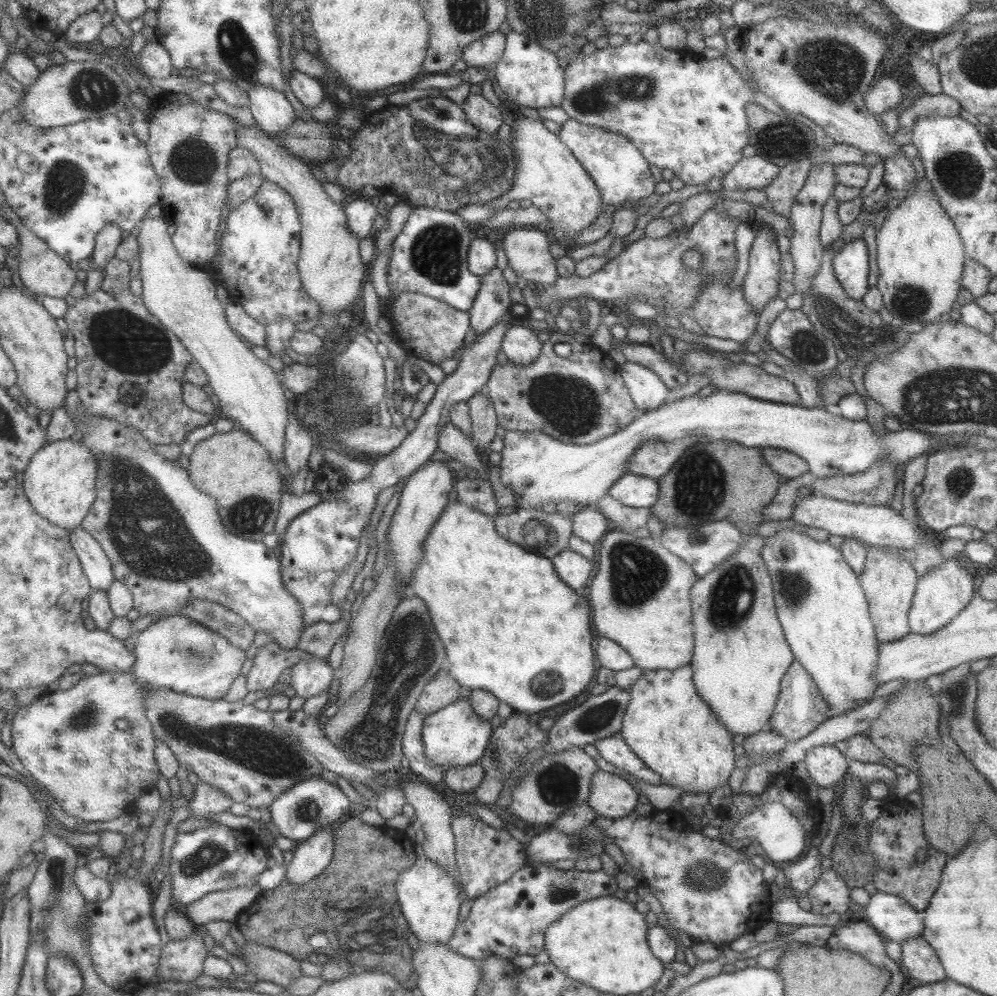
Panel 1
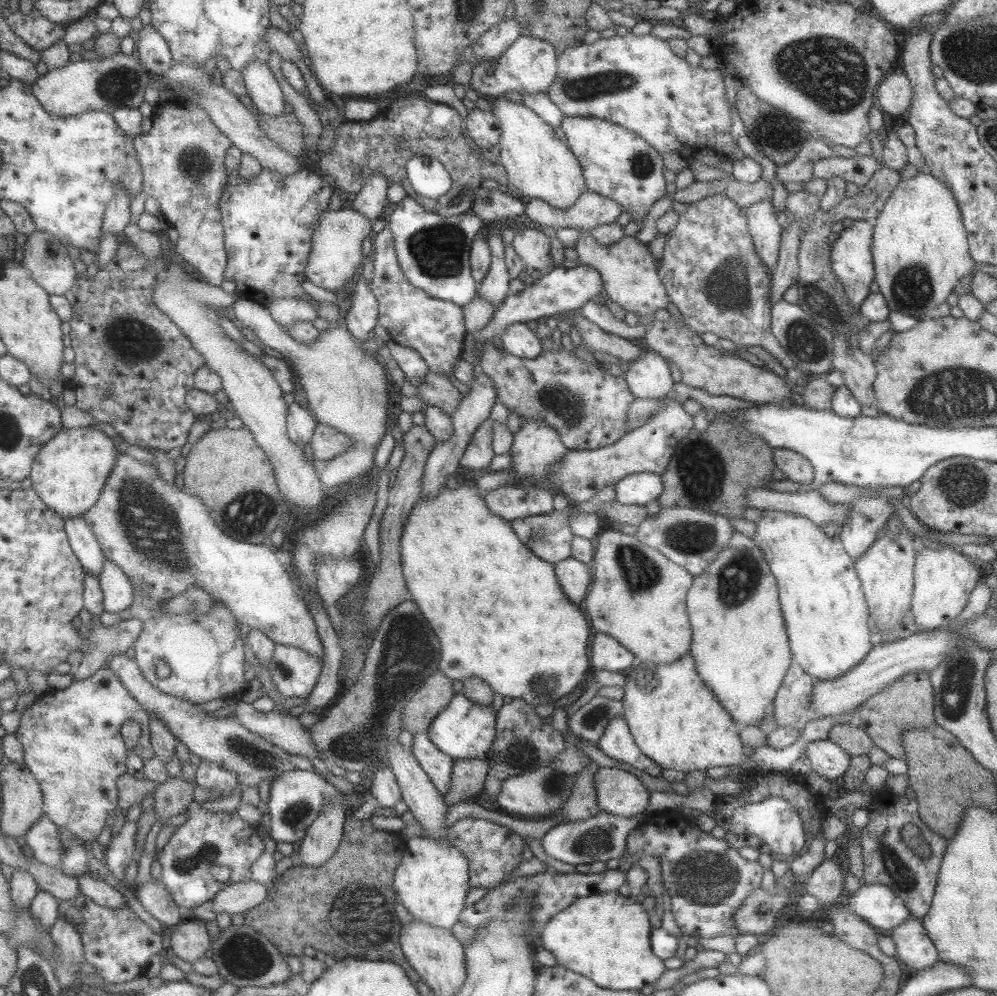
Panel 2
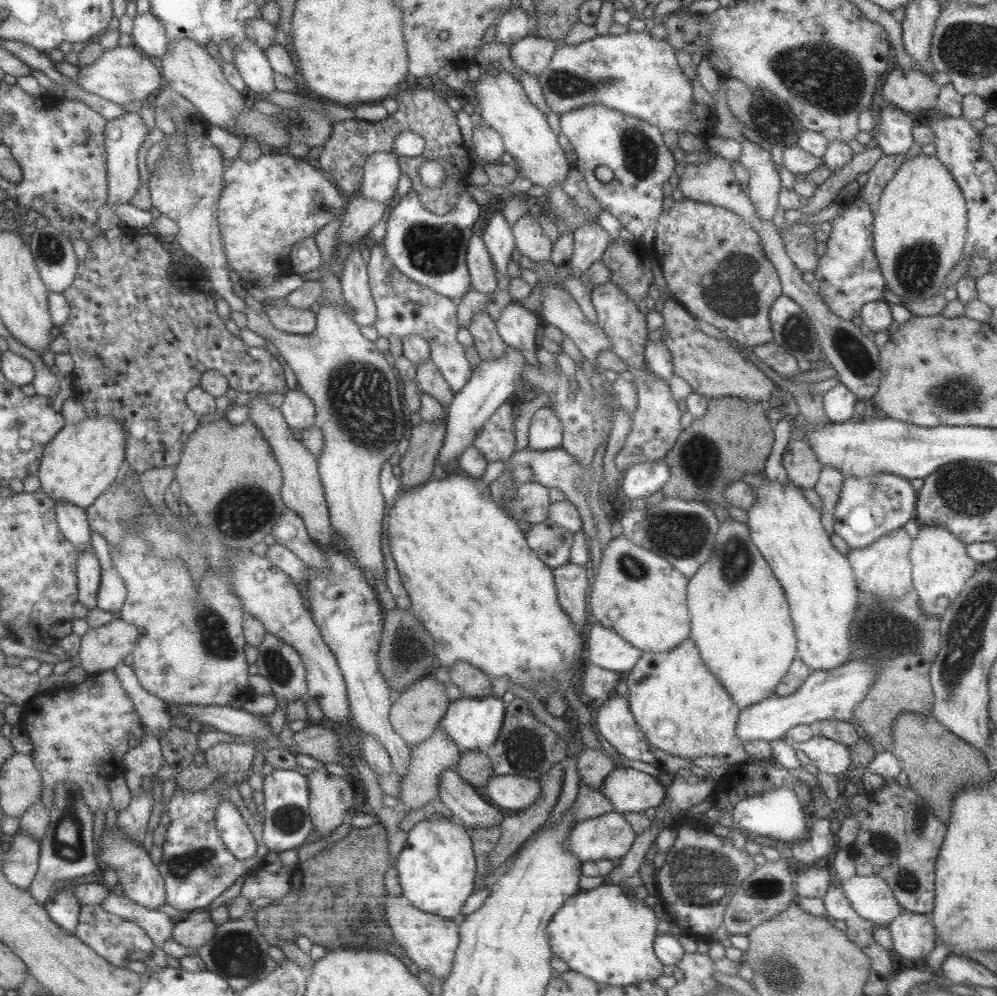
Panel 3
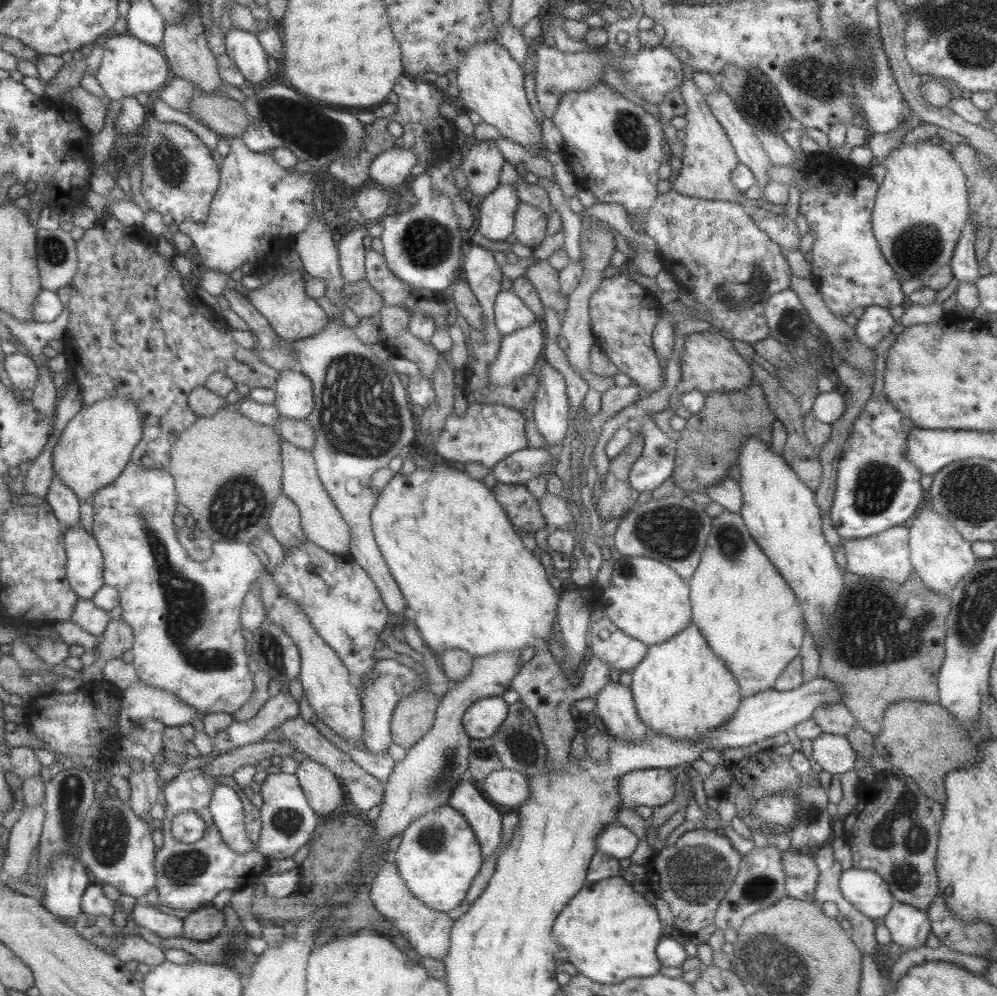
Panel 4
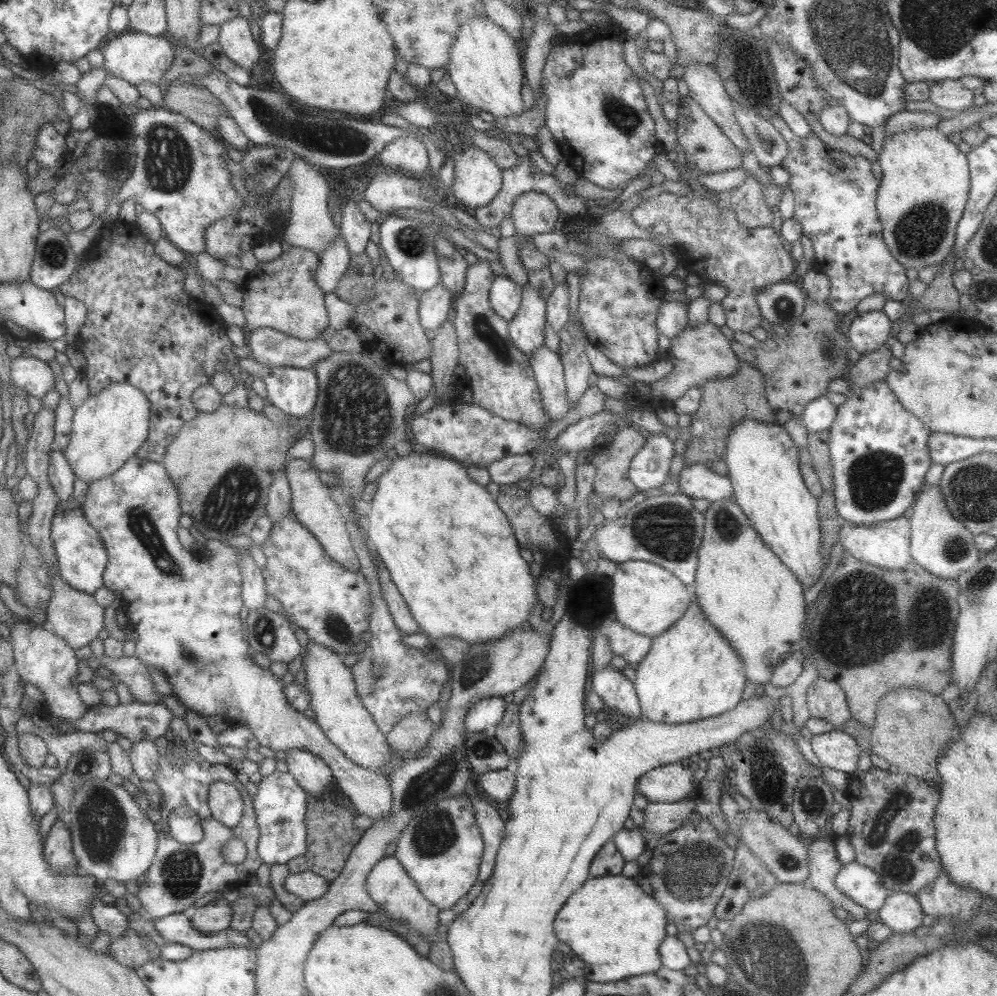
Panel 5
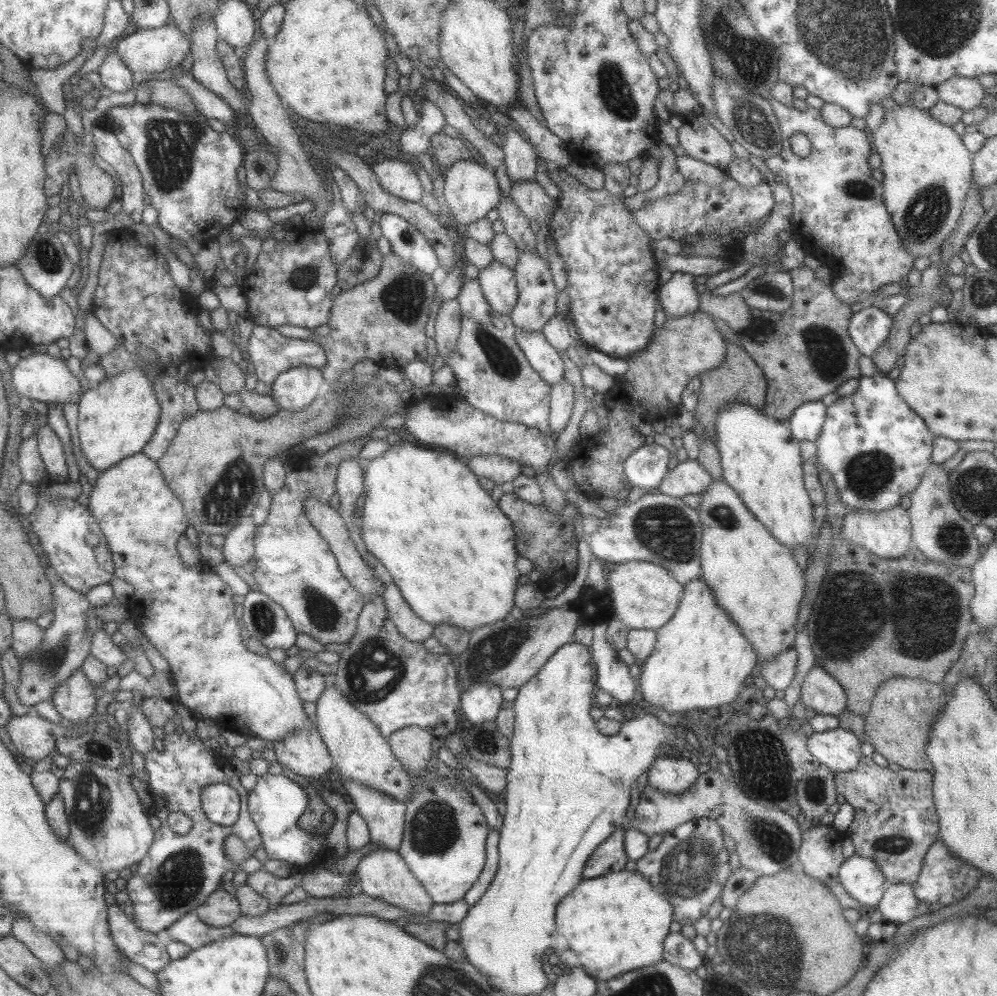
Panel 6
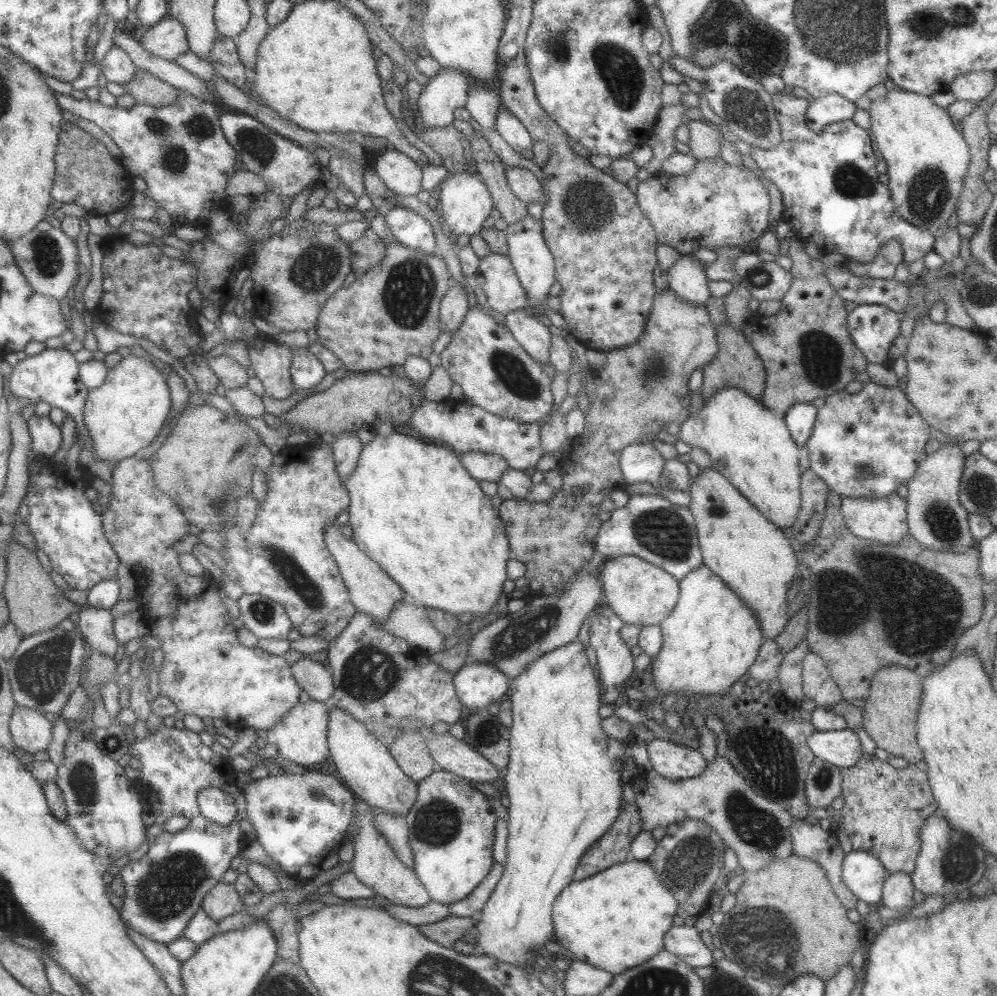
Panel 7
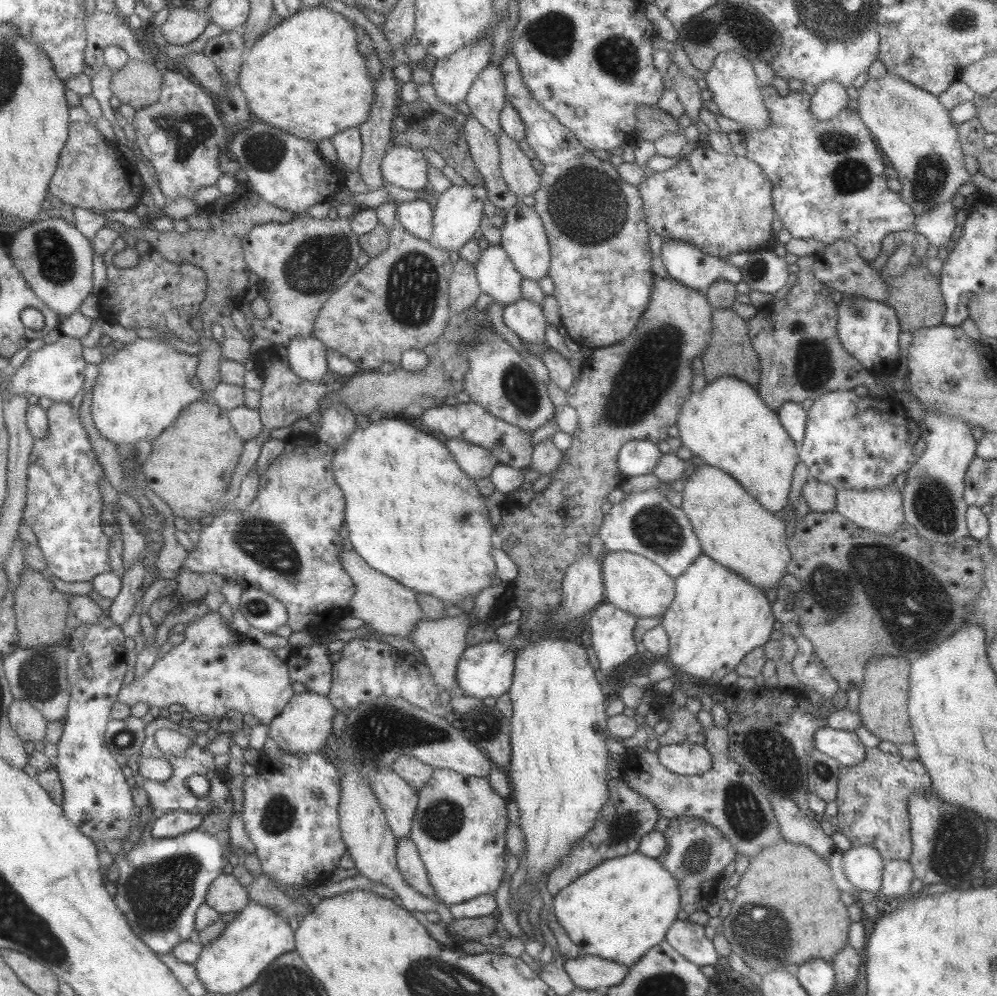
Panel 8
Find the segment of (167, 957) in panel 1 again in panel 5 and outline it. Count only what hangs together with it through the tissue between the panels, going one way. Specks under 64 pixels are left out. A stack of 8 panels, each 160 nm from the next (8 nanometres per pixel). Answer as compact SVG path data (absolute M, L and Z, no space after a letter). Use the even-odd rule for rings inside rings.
M222 900L211 901L211 904L205 904L195 910L191 916L191 927L197 932L209 933L219 932L229 928L232 918L231 903Z

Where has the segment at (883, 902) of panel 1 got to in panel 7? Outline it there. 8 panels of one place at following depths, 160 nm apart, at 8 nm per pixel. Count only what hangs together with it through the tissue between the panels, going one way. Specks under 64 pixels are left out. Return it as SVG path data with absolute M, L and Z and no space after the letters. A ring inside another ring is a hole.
M851 850L843 857L840 870L843 884L869 906L880 905L882 884L888 875L877 857L867 852Z

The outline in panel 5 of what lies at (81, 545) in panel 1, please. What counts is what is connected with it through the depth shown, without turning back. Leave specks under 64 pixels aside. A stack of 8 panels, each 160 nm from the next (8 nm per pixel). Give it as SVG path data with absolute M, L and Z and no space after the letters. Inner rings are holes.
M59 449L50 450L48 458L48 481L58 502L65 502L72 497L73 480L76 476L69 468L63 453Z

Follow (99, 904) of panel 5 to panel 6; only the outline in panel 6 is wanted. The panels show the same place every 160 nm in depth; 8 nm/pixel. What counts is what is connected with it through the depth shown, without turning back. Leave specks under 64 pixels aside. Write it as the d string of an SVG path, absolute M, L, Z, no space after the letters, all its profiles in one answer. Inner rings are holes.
M116 904L108 906L107 925L116 949L145 970L153 973L170 959L157 935L137 928Z

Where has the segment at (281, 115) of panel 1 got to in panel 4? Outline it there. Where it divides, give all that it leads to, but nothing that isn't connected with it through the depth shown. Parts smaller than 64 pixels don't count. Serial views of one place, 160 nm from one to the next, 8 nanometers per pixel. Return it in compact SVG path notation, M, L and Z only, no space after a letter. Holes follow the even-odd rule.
M237 28L225 31L225 54L233 60L248 85L256 87L266 83L267 56L256 33L245 32Z

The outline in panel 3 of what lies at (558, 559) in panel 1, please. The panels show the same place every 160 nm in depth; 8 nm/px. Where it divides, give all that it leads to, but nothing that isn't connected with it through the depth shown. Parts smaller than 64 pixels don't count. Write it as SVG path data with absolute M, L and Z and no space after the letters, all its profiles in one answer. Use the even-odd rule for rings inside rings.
M565 563L552 569L556 595L560 607L579 632L585 632L589 623L585 613L587 574L584 566Z

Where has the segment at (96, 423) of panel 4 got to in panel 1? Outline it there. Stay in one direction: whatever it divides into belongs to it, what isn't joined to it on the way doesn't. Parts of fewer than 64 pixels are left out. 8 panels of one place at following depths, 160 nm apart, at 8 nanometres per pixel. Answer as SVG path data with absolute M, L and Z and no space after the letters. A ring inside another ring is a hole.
M69 439L50 441L27 463L22 474L22 493L33 510L51 524L68 532L80 526L95 498L96 461L81 442Z

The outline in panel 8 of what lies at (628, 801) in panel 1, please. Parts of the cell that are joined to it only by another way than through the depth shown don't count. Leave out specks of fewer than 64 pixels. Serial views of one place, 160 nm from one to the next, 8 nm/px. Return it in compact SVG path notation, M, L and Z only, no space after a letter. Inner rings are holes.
M679 742L661 745L656 748L659 764L673 775L694 776L709 771L712 758L702 744Z

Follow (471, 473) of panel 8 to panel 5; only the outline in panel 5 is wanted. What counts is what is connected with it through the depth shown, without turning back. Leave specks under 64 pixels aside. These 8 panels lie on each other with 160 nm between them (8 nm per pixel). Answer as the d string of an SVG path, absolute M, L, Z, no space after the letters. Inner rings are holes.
M529 453L510 454L486 466L490 479L498 485L516 484L525 480L531 468L533 468L533 458Z

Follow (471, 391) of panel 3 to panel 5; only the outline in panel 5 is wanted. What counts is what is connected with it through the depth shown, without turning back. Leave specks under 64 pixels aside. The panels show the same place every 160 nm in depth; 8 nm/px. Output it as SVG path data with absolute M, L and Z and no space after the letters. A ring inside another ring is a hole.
M530 284L521 286L519 311L509 321L508 332L511 343L525 358L529 358L530 352L544 345L545 308L546 302Z

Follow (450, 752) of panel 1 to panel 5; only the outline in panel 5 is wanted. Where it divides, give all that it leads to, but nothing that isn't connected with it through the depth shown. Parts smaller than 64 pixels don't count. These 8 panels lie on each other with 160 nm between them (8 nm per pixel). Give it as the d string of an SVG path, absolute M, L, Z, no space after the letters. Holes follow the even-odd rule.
M502 696L480 697L466 710L464 727L472 733L494 728L501 720L506 705Z

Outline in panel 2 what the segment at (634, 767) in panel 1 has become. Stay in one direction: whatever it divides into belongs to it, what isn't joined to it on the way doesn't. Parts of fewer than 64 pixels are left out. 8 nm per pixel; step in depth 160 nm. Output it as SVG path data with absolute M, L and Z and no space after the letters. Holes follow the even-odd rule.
M622 715L614 716L609 720L601 738L596 740L595 744L609 758L625 762L625 764L629 764L651 777L665 778L667 783L688 779L687 773L664 769L641 754L639 747L633 742L633 737Z

